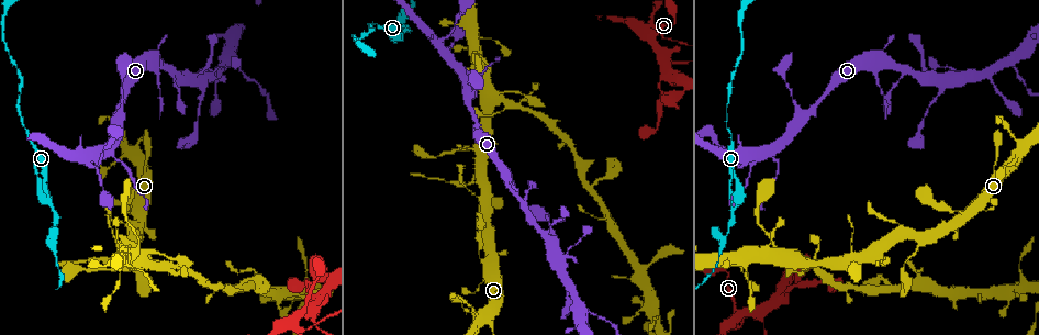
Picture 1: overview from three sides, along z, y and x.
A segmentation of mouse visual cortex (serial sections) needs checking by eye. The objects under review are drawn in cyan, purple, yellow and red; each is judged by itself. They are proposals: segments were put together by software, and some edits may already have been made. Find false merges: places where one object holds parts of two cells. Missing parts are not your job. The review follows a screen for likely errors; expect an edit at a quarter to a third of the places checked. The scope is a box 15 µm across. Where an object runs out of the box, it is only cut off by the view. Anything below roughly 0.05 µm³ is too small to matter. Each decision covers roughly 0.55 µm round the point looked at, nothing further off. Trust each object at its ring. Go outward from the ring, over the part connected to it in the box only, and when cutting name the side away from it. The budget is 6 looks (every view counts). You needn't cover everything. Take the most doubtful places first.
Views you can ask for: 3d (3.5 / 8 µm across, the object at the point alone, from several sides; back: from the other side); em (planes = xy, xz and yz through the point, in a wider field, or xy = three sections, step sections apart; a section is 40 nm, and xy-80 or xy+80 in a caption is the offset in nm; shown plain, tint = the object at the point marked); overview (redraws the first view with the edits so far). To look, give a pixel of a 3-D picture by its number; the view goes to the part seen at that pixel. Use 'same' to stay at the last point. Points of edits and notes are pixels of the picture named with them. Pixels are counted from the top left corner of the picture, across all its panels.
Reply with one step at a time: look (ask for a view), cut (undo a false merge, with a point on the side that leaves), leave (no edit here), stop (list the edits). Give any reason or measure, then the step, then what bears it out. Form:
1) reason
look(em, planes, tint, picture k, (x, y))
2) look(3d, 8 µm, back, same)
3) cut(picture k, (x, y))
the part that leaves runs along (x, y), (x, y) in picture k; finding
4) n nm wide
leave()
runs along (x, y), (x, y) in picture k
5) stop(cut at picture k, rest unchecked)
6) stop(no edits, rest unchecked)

thick turns thin
look(3d, 8 µm, picture 1, (732, 207))

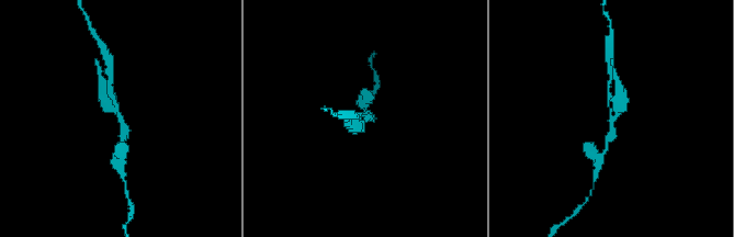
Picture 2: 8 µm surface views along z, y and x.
3 arms; arms of 150, 200, 500 nm
look(em, xy, step 2, tint, picture 2, (365, 116))

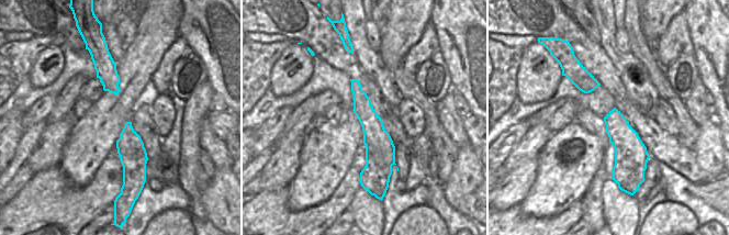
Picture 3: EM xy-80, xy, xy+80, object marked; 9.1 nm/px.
cut(picture 2, (622, 100))
the part that leaves runs along (617, 112), (621, 91), (614, 71) in picture 2; a second cell is stuck on

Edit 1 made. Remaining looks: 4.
look(overview)

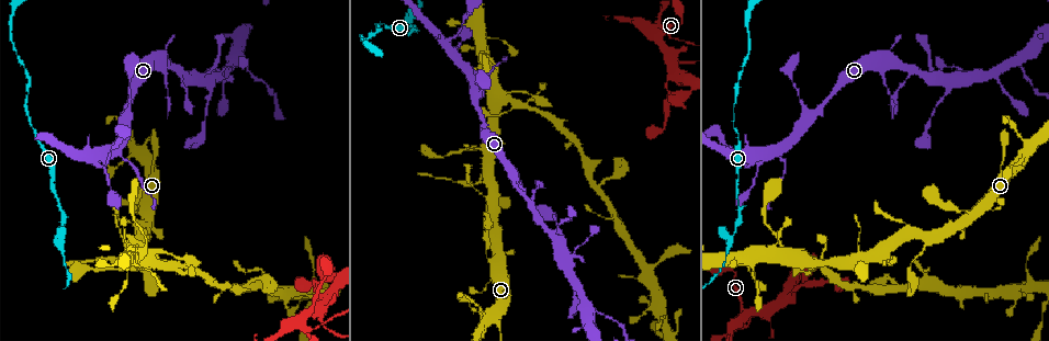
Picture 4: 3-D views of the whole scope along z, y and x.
small branch off a trunk
look(3d, 3.5 µm, picture 4, (777, 150))

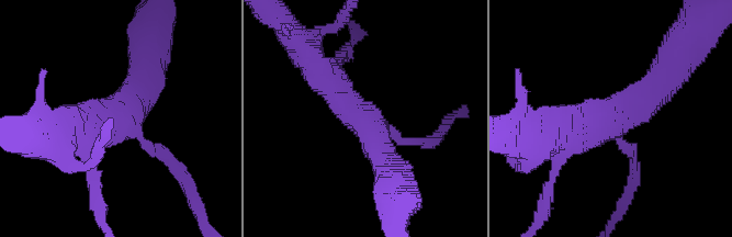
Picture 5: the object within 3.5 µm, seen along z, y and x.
3 arms; arms of 150, 450, 450 nm; need the tissue
look(em, xy, step 3, tint, picture 5, (369, 124))

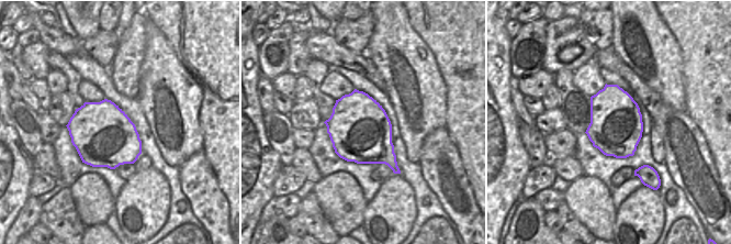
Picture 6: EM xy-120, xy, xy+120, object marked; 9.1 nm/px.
leave()
runs along (393, 176), (367, 120), (323, 71) in picture 5; continuous, no second cell

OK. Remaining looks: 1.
stop(cut at picture 2, rest unchecked)

